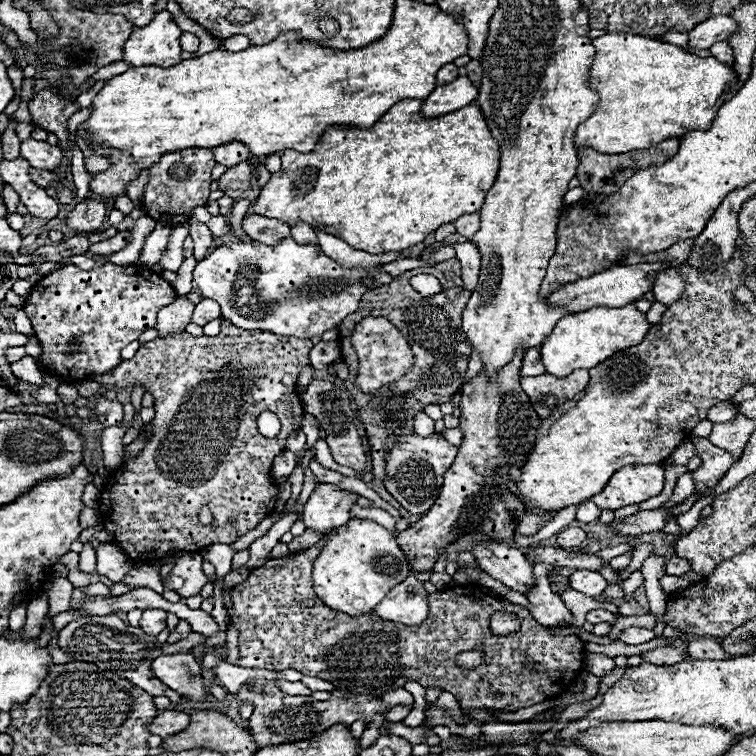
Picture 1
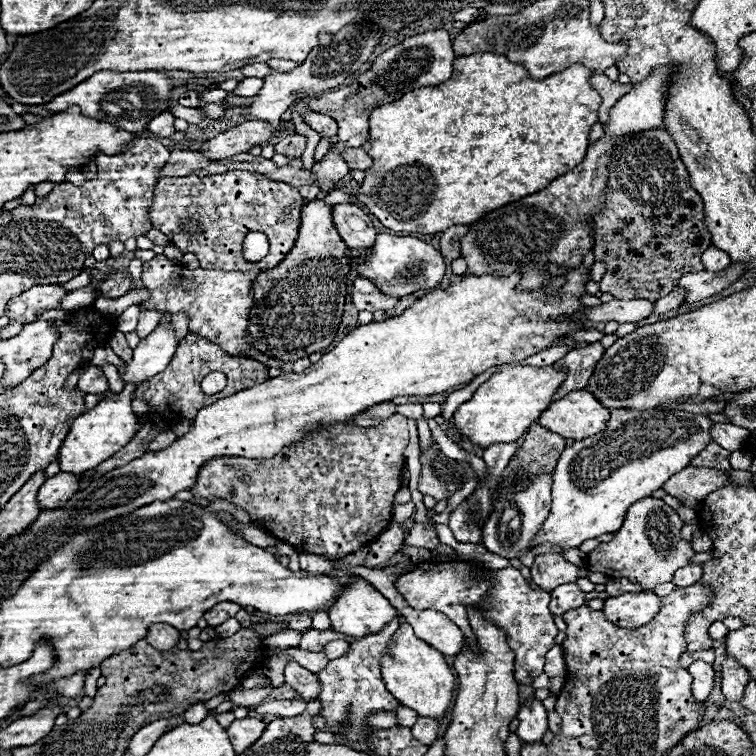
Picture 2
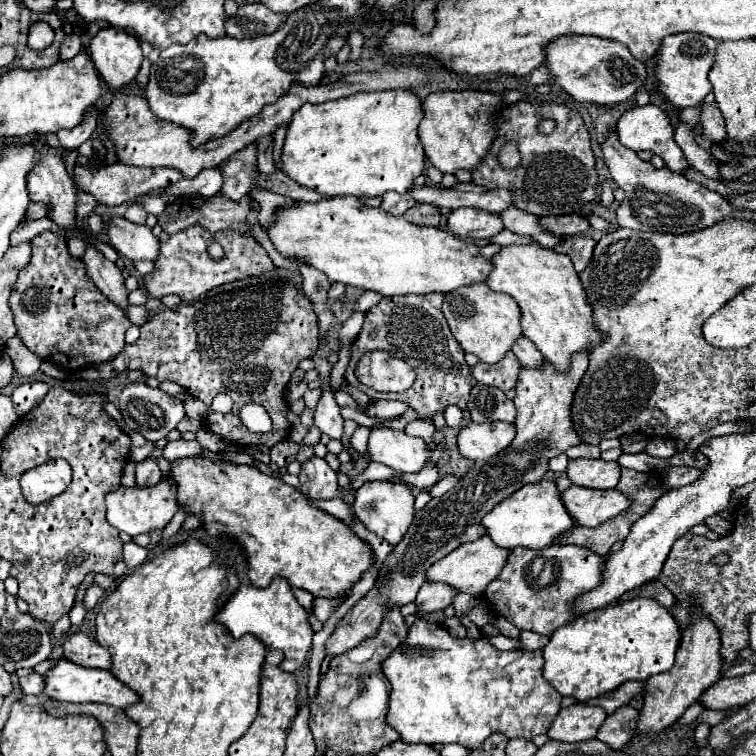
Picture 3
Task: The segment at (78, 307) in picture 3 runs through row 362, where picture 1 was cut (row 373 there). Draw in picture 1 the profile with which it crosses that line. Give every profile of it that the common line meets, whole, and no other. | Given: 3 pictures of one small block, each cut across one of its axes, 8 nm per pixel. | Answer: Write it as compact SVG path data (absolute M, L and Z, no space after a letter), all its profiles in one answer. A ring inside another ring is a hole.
M104 264L94 270L82 270L78 266L64 266L46 274L30 292L24 304L24 312L28 314L36 338L42 346L40 366L42 370L54 372L66 384L74 384L92 374L106 374L116 368L122 360L120 350L130 342L138 340L138 336L146 330L156 326L156 314L162 306L168 306L176 298L176 292L170 282L162 276L154 274L146 266L116 266Z

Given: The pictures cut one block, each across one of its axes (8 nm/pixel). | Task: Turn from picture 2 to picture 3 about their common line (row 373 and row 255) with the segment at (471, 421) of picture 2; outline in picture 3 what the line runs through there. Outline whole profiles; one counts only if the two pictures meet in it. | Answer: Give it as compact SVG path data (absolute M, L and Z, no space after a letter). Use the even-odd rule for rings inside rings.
M530 244L530 246L506 246L500 250L500 254L496 254L492 258L494 262L494 270L488 276L488 286L494 292L504 292L510 294L520 310L522 310L522 330L524 336L528 340L532 340L536 344L536 348L544 354L546 362L554 366L556 372L568 372L570 370L570 362L572 356L586 350L592 352L596 346L600 346L600 342L606 338L598 326L592 322L592 306L588 302L588 296L582 288L580 276L572 266L572 260L566 254L556 254L552 250L542 248L540 244Z

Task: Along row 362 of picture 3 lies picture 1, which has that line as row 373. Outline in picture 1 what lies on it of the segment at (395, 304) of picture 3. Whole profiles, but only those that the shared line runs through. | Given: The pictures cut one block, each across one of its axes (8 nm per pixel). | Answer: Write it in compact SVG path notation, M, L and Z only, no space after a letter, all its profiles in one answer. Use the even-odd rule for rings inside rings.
M458 258L444 260L444 262L436 264L436 268L410 270L410 272L394 278L388 286L368 290L360 300L360 308L356 312L352 312L348 318L344 318L344 322L338 328L340 344L342 344L342 358L348 364L348 372L350 372L348 378L344 380L344 386L352 394L354 402L360 408L360 420L362 420L364 430L366 430L366 438L368 438L368 444L370 444L370 458L372 458L372 464L374 464L374 480L378 480L378 482L382 482L384 476L386 476L384 466L386 466L388 452L392 450L392 444L394 444L392 434L394 434L394 428L398 428L396 422L404 420L406 424L412 426L412 418L418 412L422 412L424 406L448 402L450 396L454 396L464 384L464 376L466 376L466 370L468 370L468 360L466 358L470 358L470 352L472 352L470 340L462 332L462 312L466 308L470 292L462 290L456 300L448 300L446 294L434 294L430 298L424 298L410 286L410 278L416 276L416 274L436 276L442 284L442 292L446 292L448 288L454 288L456 284L462 284ZM444 272L452 272L454 276L446 278ZM366 316L388 318L408 338L408 342L412 346L412 352L416 356L414 368L412 368L412 372L408 372L408 376L400 378L400 382L382 386L374 394L364 394L354 386L354 378L358 374L358 356L356 356L356 350L352 348L350 340L352 340L352 332L354 332L356 324Z

